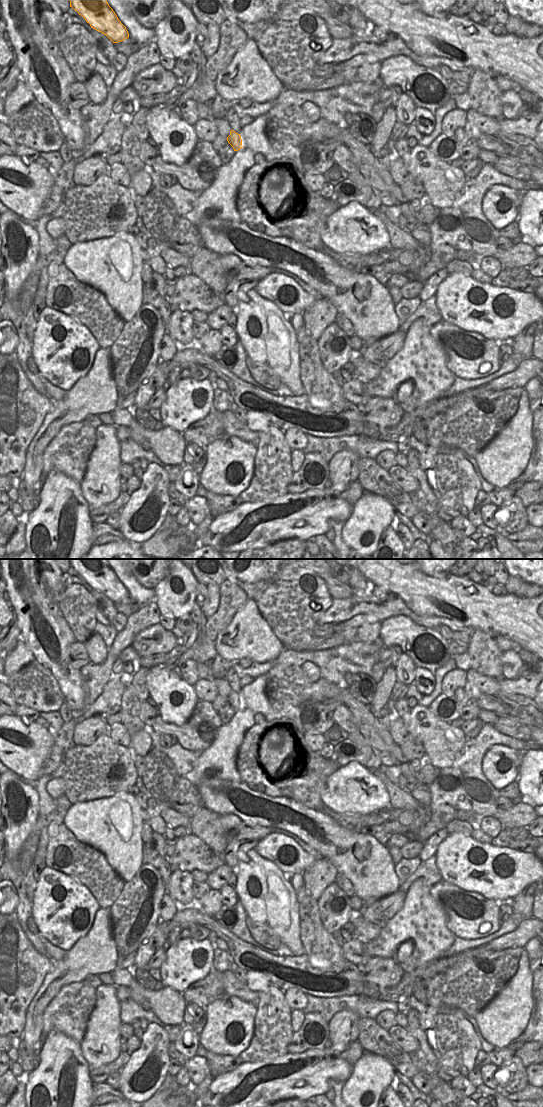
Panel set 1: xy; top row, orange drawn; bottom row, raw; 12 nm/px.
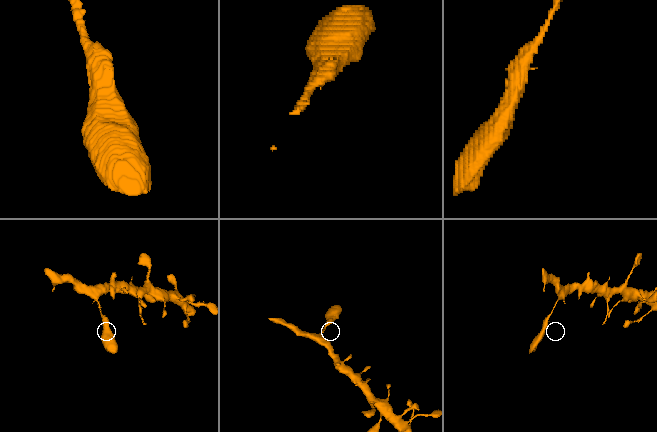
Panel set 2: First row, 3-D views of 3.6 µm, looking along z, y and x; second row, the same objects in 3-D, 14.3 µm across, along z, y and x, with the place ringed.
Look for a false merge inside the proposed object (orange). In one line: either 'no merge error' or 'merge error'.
merge error

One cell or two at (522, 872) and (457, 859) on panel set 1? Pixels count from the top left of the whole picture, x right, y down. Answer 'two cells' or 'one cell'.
one cell

